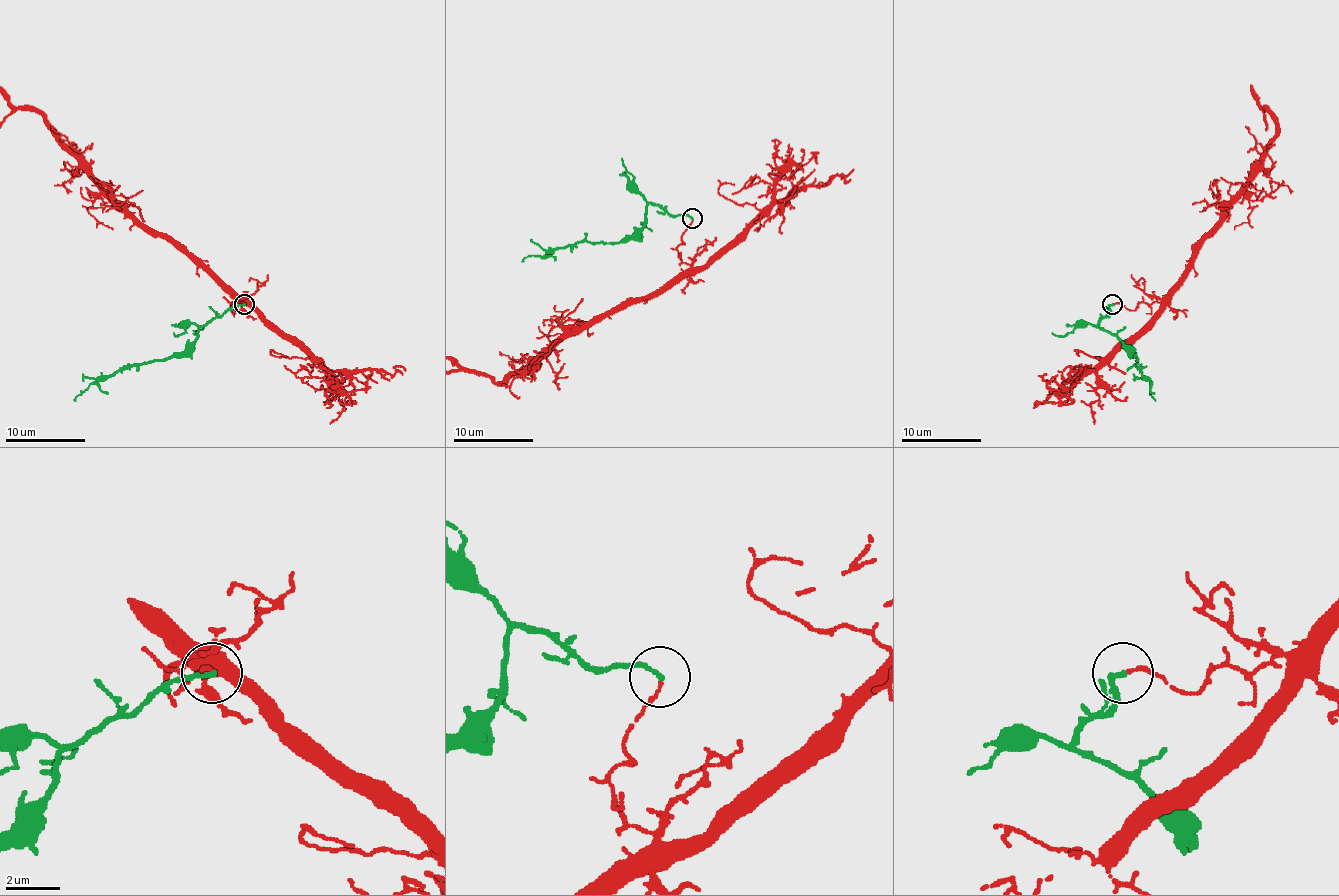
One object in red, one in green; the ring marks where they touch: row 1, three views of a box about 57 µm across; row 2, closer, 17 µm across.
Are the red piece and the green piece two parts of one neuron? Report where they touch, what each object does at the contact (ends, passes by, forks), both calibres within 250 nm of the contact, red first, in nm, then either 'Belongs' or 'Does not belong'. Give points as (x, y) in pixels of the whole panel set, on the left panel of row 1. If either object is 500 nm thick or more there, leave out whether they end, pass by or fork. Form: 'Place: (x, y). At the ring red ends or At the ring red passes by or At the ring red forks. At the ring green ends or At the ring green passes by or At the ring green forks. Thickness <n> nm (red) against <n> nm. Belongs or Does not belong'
Place: (244, 304). At the ring red ends. At the ring green ends. Thickness 130 nm (red) against 170 nm. Does not belong

